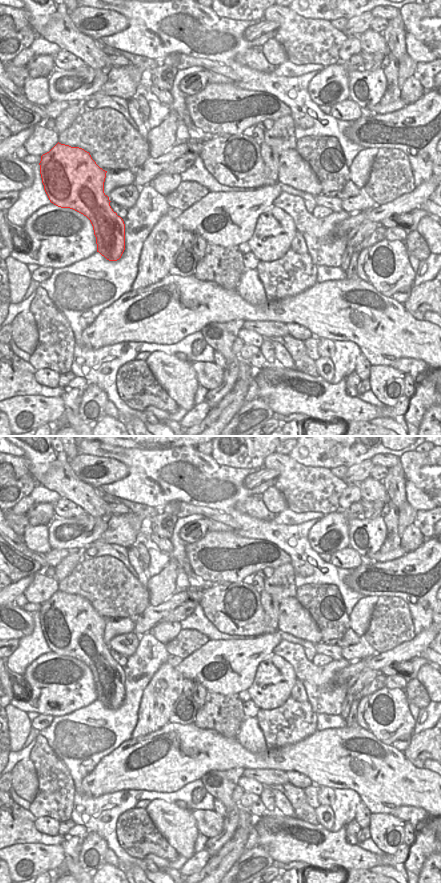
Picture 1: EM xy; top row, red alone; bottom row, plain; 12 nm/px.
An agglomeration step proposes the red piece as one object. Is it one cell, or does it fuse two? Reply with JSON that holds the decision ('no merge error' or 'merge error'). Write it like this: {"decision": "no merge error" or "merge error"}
{"decision": "no merge error"}

